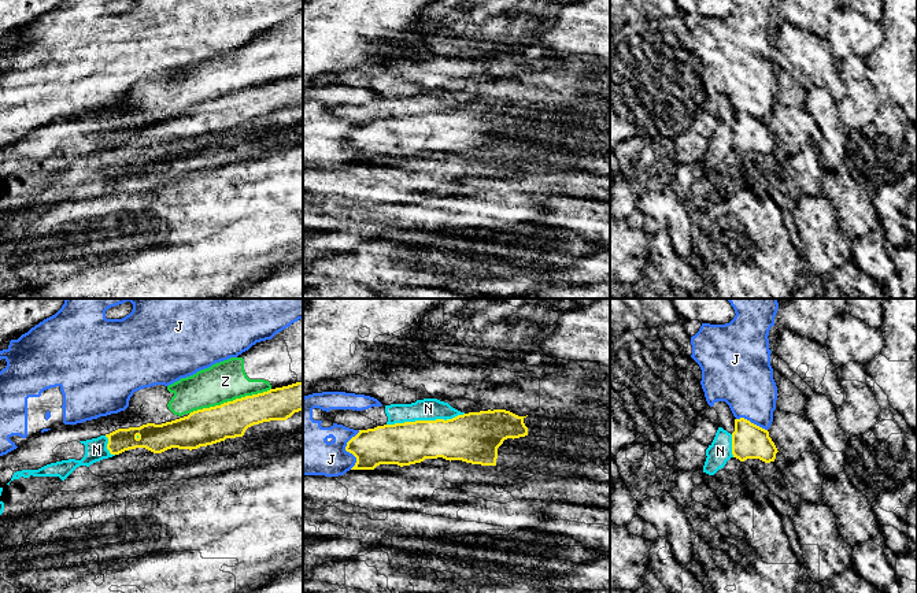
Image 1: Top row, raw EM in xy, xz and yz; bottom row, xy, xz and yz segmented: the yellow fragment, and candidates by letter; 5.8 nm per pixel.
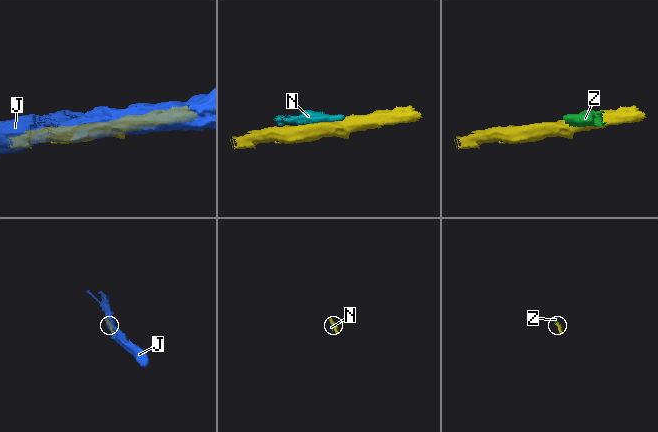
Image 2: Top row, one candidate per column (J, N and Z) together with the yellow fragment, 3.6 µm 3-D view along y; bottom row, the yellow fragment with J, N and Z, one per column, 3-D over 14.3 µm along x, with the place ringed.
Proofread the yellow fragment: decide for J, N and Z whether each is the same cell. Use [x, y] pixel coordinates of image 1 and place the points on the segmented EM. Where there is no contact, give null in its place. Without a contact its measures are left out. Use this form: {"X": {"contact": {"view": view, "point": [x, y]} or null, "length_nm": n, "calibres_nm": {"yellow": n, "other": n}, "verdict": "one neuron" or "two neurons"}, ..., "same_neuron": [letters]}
{"J": {"contact": {"view": "xz", "point": [347, 451]}, "length_nm": 240, "calibres_nm": {"yellow": 240, "other": 280}, "verdict": "two neurons"}, "N": {"contact": {"view": "xz", "point": [425, 421]}, "length_nm": 460, "calibres_nm": {"yellow": 260, "other": 130}, "verdict": "two neurons"}, "Z": {"contact": {"view": "xy", "point": [229, 401]}, "length_nm": 500, "calibres_nm": {"yellow": 220, "other": 240}, "verdict": "two neurons"}, "same_neuron": []}

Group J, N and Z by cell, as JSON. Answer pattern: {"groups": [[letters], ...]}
{"groups": [["J"], ["N", "Z"]]}

